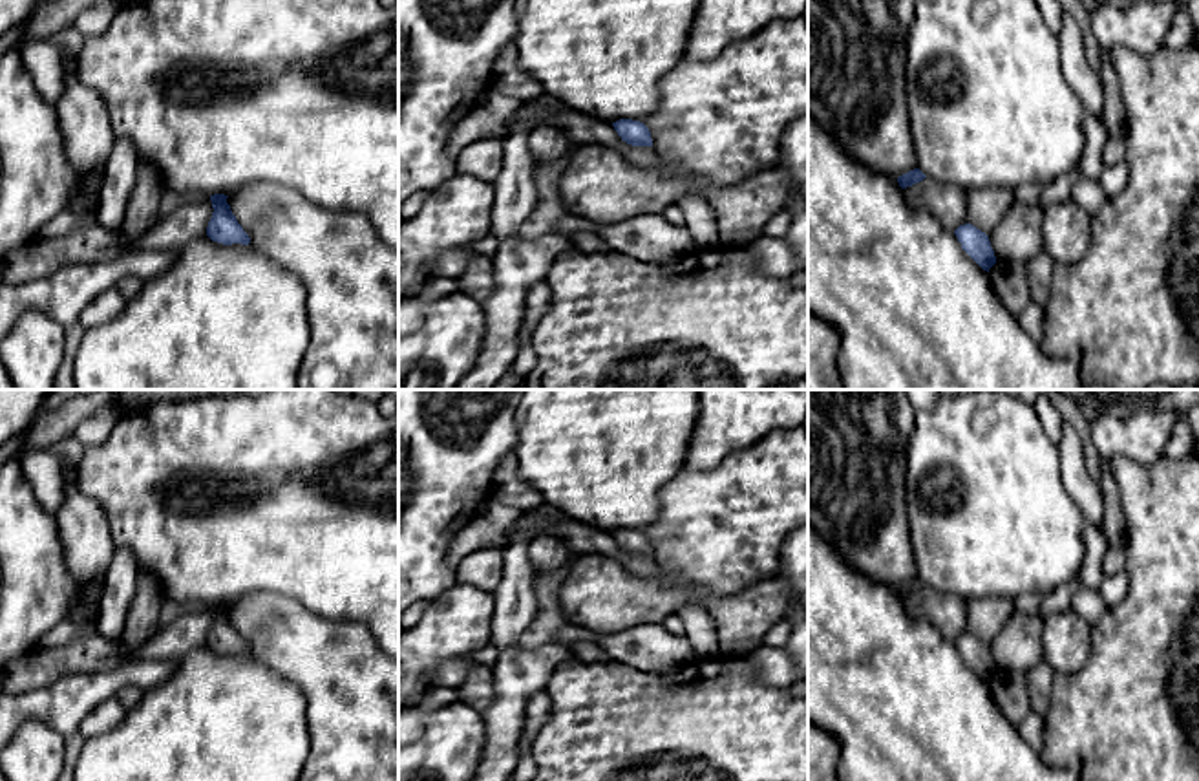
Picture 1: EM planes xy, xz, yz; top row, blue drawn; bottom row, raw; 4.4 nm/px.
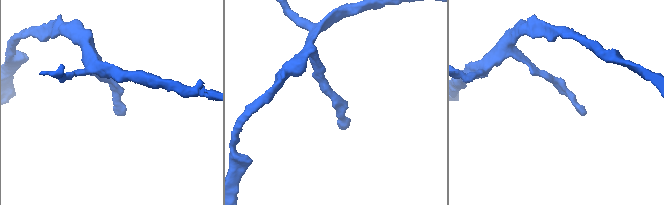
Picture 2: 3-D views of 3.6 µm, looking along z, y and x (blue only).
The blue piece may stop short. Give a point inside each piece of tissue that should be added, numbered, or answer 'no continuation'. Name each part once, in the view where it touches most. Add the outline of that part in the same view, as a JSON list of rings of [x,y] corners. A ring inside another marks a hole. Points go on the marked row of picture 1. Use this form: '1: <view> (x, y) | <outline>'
no continuation

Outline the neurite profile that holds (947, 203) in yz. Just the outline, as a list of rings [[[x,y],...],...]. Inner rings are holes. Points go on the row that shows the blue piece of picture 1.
[[[925,177],[923,181],[903,188],[903,196],[912,209],[927,210],[952,232],[960,225],[969,223],[967,192],[956,185]]]

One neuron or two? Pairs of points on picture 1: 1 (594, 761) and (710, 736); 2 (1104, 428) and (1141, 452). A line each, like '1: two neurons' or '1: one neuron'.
1: one neuron
2: one neuron

